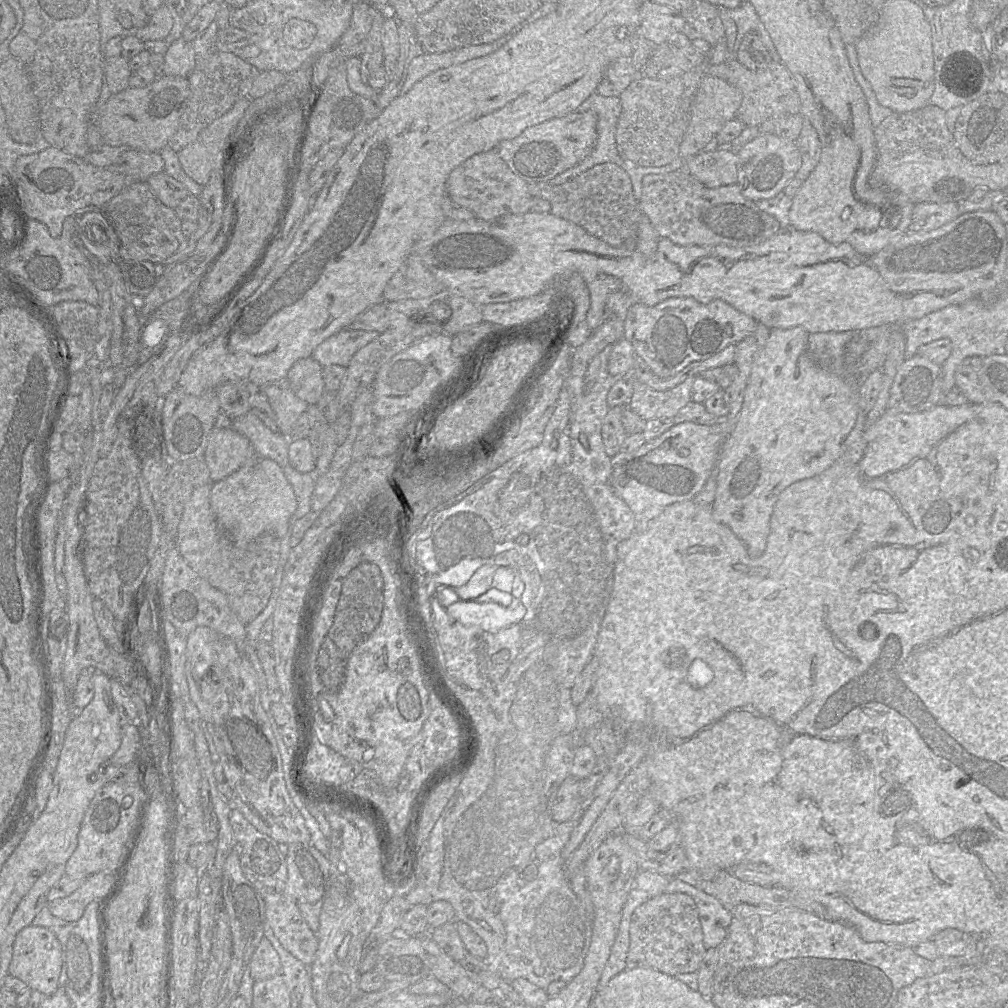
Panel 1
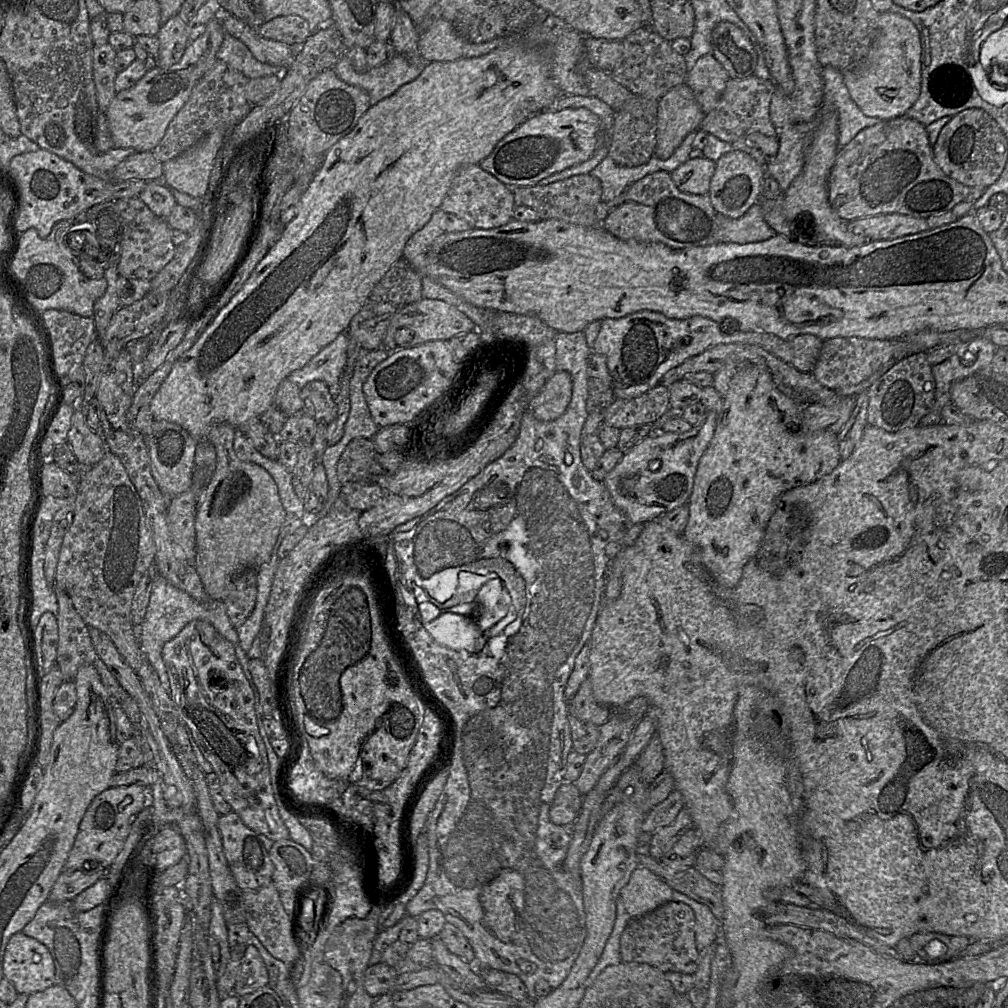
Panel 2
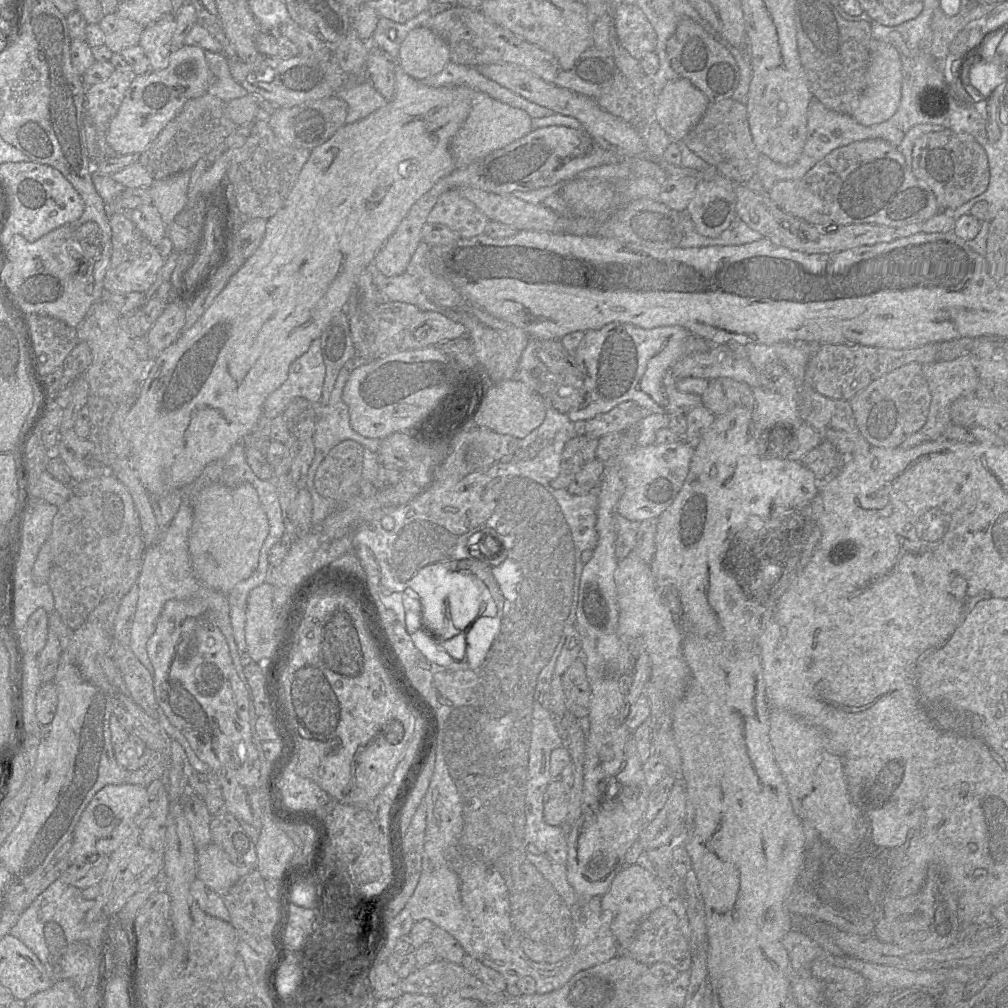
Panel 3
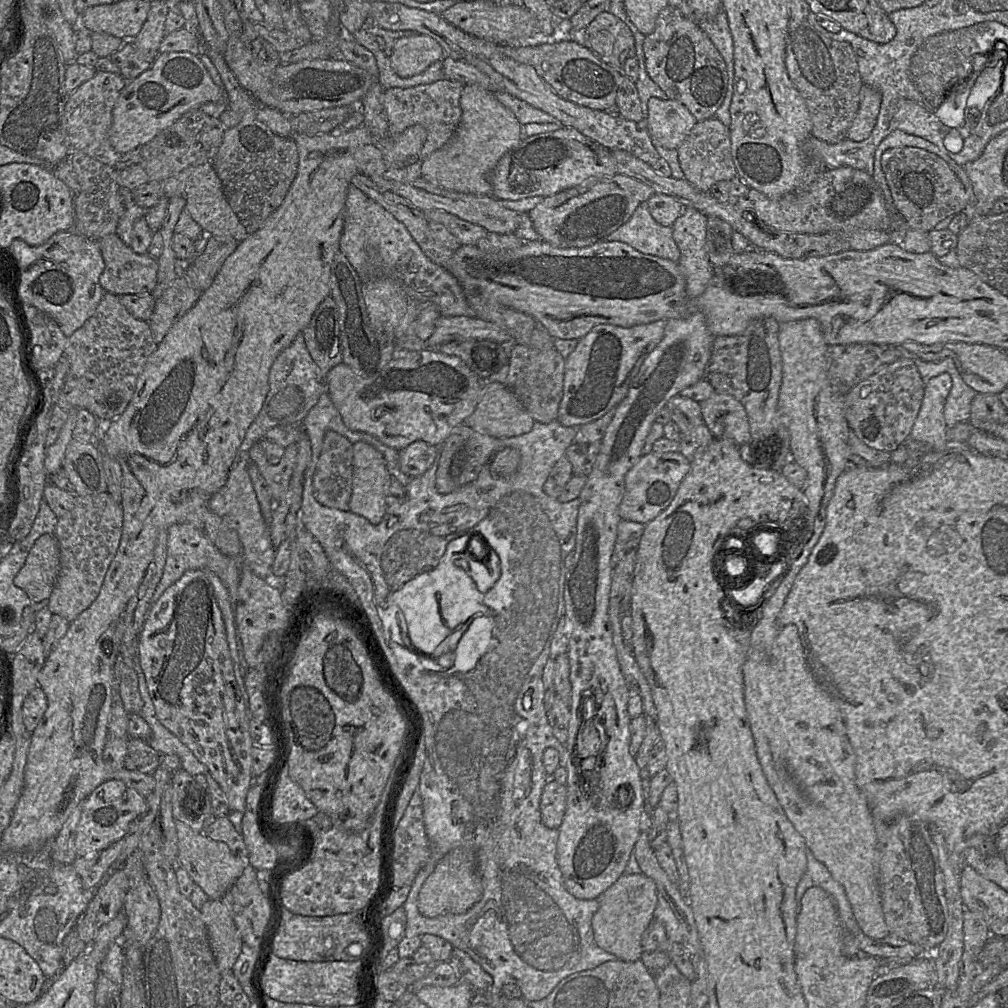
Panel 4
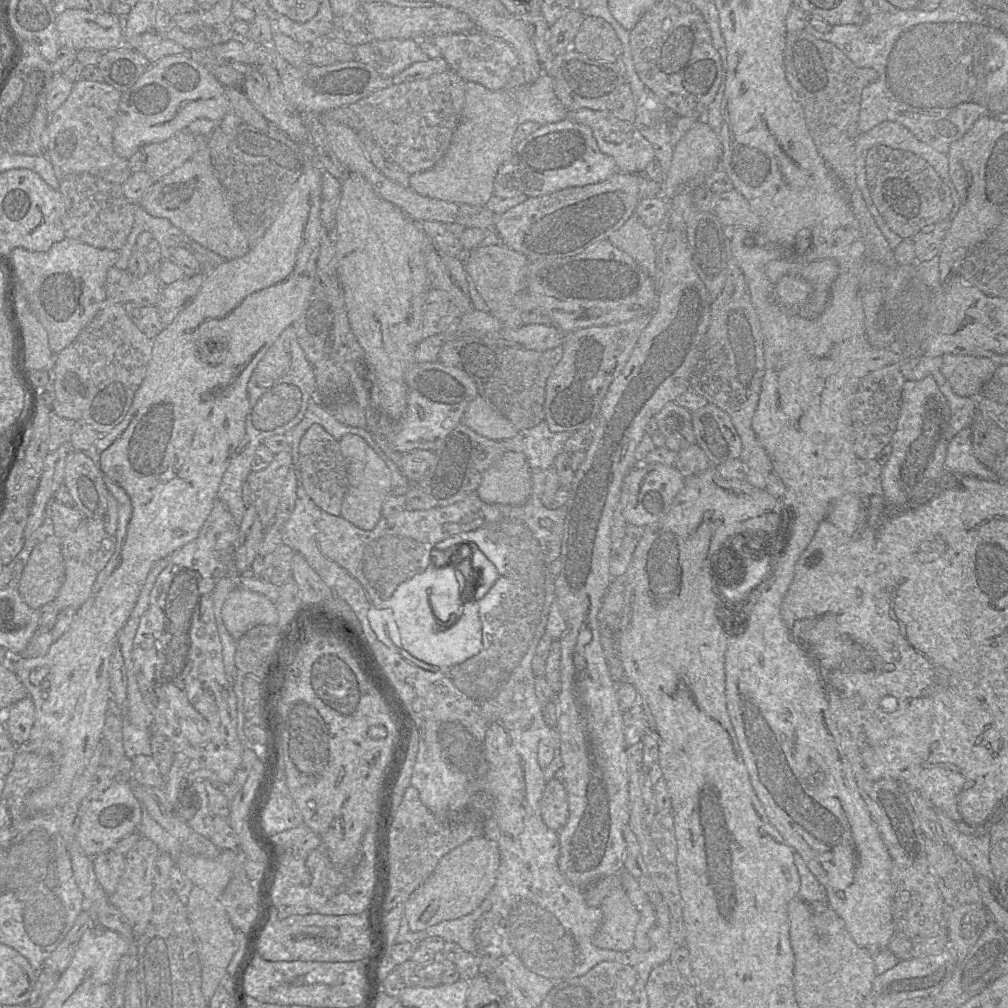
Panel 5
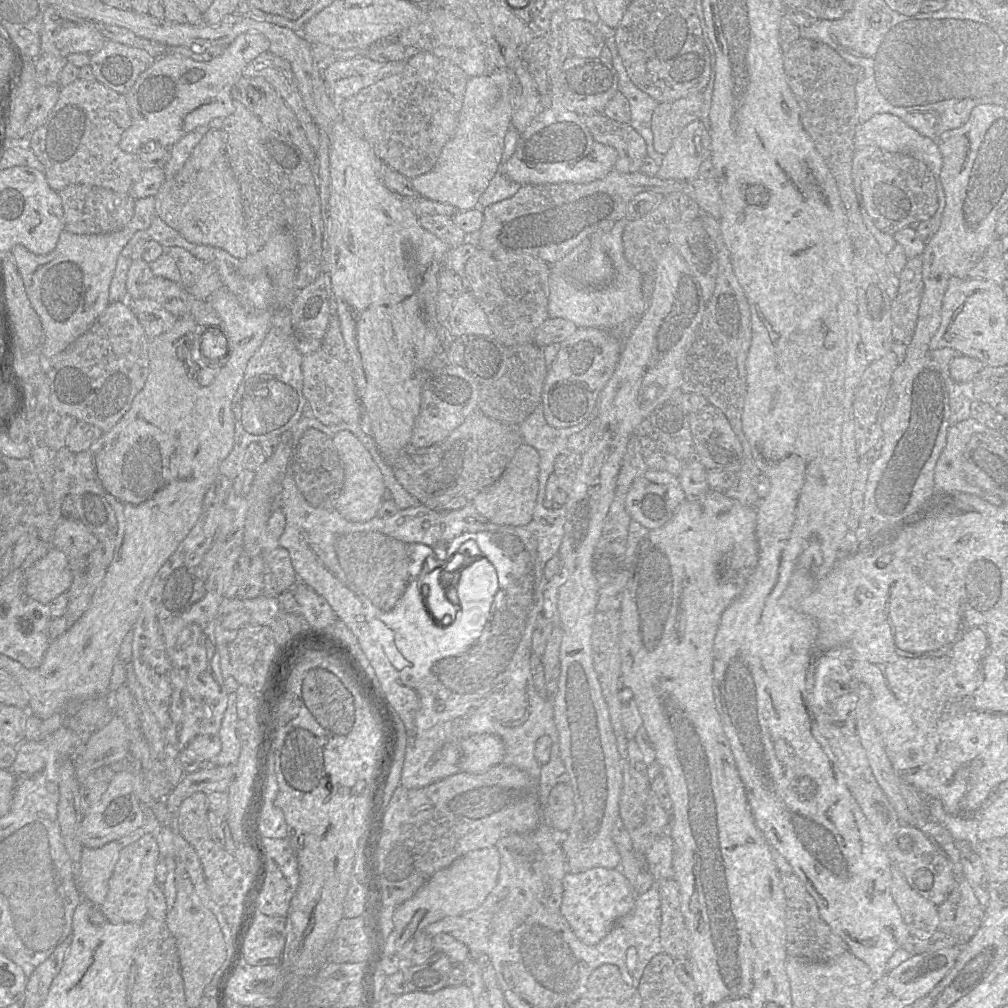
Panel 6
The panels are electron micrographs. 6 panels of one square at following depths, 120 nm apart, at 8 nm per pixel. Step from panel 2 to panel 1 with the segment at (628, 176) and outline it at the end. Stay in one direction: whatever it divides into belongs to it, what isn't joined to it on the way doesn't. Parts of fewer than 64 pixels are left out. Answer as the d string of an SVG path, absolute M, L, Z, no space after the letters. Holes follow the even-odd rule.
M596 91L592 92L578 107L580 110L592 110L595 112L597 117L597 140L592 152L581 162L576 164L574 167L569 168L568 170L558 174L557 176L553 177L552 179L548 180L548 184L562 184L567 182L577 176L579 176L584 171L596 166L597 164L604 164L604 163L614 163L617 166L623 168L633 186L633 192L635 198L639 201L642 193L642 180L645 176L655 174L658 175L660 173L667 173L670 171L679 171L679 169L684 168L684 159L680 156L675 160L666 164L664 166L659 167L643 167L638 166L635 163L624 159L617 148L616 144L616 127L618 124L619 116L621 113L621 106L620 106L620 99L617 96L601 96Z

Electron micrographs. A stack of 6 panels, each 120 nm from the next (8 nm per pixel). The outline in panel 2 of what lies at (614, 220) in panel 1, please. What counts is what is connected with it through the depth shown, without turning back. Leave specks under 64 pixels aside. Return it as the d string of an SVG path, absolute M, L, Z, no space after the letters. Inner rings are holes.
M590 174L573 176L565 181L560 180L545 186L518 188L514 191L514 196L516 205L534 209L539 213L540 220L556 219L588 228L600 227L611 211L609 206L602 201L601 182Z

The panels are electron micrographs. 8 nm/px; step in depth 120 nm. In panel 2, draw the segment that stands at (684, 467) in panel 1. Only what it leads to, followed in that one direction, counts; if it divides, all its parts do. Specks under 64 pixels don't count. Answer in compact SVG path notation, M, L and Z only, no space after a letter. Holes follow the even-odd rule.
M716 411L707 419L683 433L658 432L647 437L628 451L603 481L613 503L632 524L649 521L687 505L693 491L694 478L701 456L713 438L717 425Z

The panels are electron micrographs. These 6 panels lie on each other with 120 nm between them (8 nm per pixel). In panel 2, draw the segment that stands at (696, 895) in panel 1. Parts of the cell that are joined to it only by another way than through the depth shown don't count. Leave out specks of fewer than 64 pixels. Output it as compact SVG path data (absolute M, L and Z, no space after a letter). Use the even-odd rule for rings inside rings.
M673 890L673 902L688 905L695 915L695 941L699 952L713 944L721 933L721 922L705 904L701 904L688 896Z

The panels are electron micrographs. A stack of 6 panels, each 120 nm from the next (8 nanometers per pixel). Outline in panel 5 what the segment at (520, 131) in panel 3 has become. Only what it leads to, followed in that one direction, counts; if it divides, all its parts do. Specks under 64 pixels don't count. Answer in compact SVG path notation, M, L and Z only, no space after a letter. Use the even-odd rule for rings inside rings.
M466 81L462 114L449 148L432 168L411 174L410 186L433 199L485 206L494 194L494 181L500 166L512 153L512 140L519 123L518 104L508 89L492 90L479 82Z

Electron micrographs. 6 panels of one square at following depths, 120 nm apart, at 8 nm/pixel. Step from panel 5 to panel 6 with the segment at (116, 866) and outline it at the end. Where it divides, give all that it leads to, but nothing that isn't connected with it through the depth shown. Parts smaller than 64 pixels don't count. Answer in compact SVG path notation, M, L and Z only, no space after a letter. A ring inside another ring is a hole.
M117 841L98 848L82 849L77 886L83 899L93 906L100 906L106 898L121 849Z

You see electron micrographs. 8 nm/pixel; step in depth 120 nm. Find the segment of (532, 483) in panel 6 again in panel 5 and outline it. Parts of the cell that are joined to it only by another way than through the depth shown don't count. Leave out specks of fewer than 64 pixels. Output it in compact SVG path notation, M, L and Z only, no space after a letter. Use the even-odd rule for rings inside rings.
M507 450L484 474L476 490L489 504L521 506L531 494L531 472L522 452Z

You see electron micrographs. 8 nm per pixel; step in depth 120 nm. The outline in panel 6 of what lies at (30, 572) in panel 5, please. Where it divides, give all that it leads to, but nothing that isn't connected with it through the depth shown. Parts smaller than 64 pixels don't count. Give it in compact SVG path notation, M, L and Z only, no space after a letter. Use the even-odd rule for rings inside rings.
M51 546L47 554L27 570L26 592L32 599L48 605L69 590L72 580L68 557Z

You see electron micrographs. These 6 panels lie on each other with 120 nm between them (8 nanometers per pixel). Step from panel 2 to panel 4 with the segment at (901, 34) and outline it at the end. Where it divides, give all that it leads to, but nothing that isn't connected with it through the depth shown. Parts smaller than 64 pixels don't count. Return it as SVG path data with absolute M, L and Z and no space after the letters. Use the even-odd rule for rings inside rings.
M863 84L859 107L847 130L846 138L859 142L871 134L877 121L881 102L881 93L875 88Z

